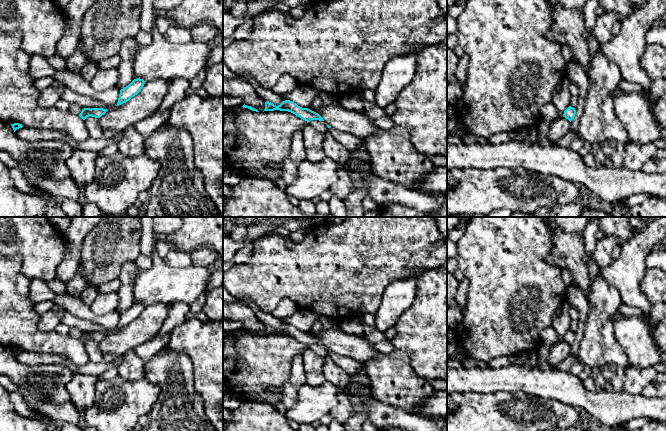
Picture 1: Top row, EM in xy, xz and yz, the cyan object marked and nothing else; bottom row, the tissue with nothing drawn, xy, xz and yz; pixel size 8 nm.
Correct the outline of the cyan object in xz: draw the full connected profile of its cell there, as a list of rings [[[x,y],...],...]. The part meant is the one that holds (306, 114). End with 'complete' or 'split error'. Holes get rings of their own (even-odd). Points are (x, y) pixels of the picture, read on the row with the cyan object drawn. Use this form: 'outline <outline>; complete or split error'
outline [[[285,100],[278,106],[274,105],[271,102],[266,101],[264,111],[274,110],[291,112],[296,116],[300,117],[301,119],[305,120],[307,123],[310,122],[311,120],[324,121],[323,118],[318,113],[308,108],[302,108],[290,100]]]; complete

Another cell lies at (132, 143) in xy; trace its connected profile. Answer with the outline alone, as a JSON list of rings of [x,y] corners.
[[[133,126],[124,131],[118,143],[118,152],[124,156],[139,156],[144,153],[144,139]]]

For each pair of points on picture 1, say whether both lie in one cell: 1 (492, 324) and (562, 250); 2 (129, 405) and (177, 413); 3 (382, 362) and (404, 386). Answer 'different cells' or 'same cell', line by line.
1: different cells
2: different cells
3: same cell

